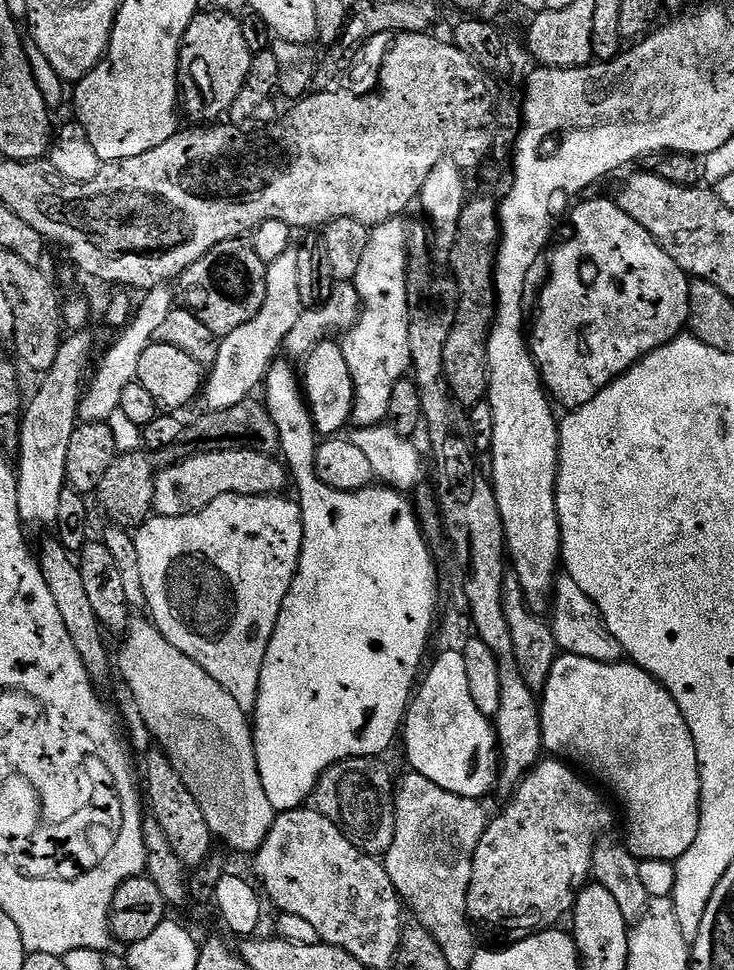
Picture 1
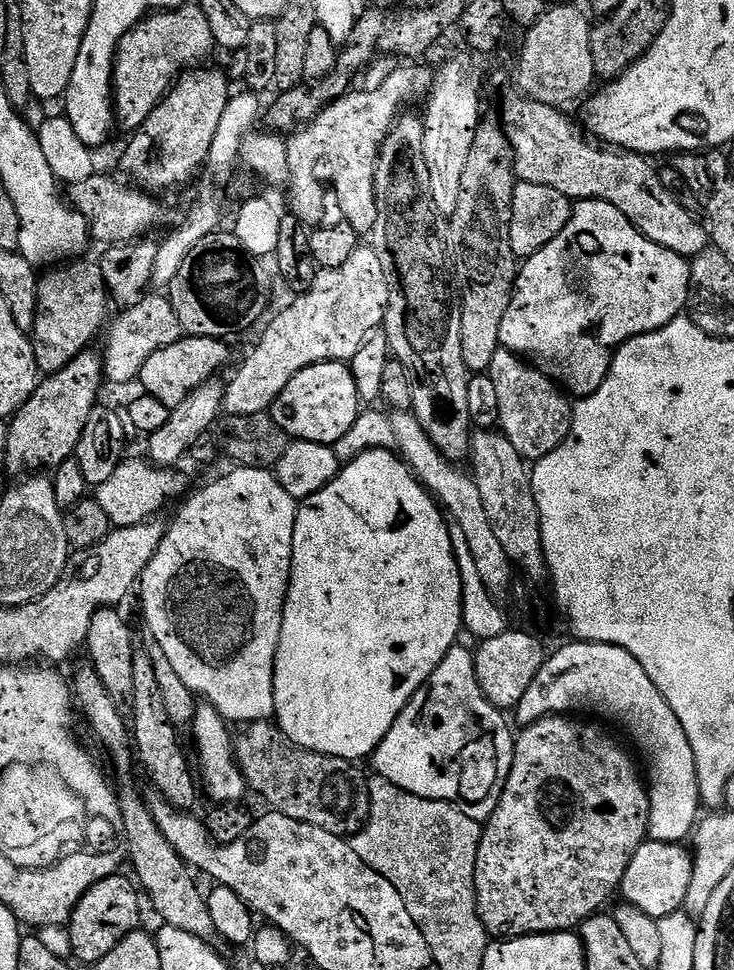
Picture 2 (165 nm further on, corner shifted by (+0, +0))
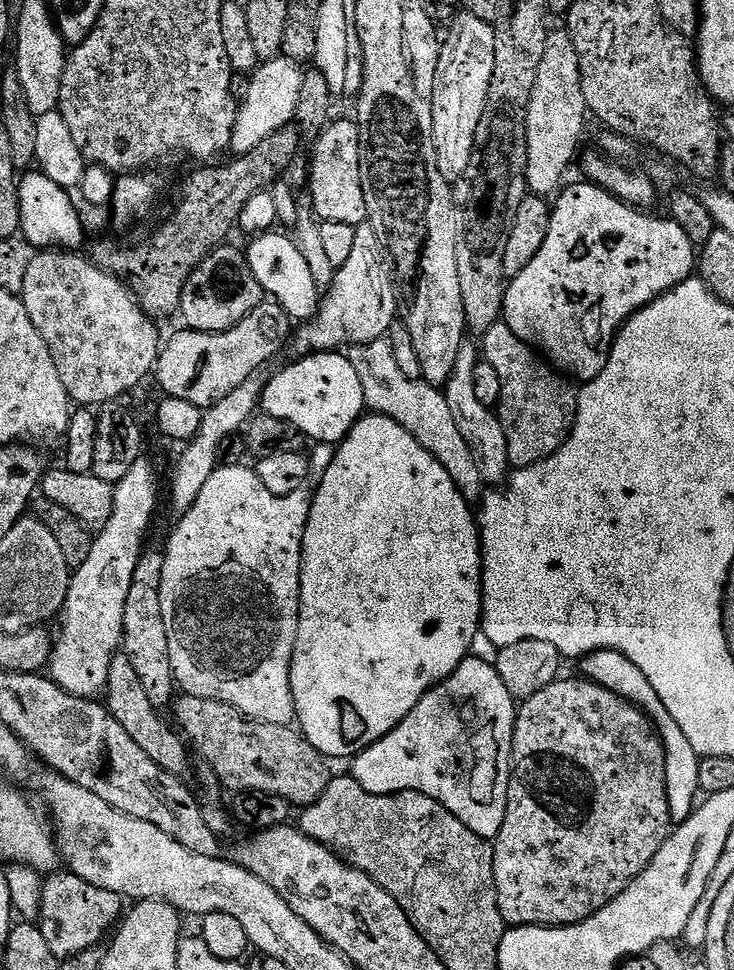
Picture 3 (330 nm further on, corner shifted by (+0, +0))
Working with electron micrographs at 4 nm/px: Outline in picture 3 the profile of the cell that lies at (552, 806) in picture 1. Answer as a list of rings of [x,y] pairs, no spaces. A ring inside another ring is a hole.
[[[558,678],[550,686],[538,690],[529,700],[519,705],[516,713],[516,724],[513,730],[512,761],[509,770],[508,805],[506,818],[502,822],[502,830],[496,835],[492,844],[494,850],[494,886],[498,894],[498,910],[502,914],[505,925],[517,928],[570,928],[580,924],[586,918],[598,914],[662,850],[674,827],[670,818],[670,802],[666,794],[666,754],[664,743],[660,741],[660,733],[652,725],[651,720],[640,708],[635,708],[629,700],[623,700],[618,694],[606,690],[593,680],[577,678],[564,680]]]

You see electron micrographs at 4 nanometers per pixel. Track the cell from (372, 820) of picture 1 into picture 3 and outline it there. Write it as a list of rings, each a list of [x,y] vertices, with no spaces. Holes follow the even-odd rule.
[[[180,694],[171,705],[171,719],[189,749],[201,756],[203,763],[214,770],[221,785],[229,793],[261,792],[274,794],[289,806],[313,804],[326,790],[330,771],[325,757],[295,727],[287,724],[261,724],[249,720],[238,710],[217,700]]]

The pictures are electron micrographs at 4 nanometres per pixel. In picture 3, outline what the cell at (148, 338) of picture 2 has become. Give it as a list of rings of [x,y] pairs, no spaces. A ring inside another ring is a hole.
[[[40,250],[35,253],[26,270],[26,282],[18,293],[34,322],[34,330],[42,334],[42,342],[58,366],[58,378],[66,386],[69,401],[76,406],[103,406],[119,401],[132,392],[144,379],[153,375],[160,356],[162,335],[157,321],[140,308],[131,290],[118,277],[103,272],[87,255],[72,250]]]

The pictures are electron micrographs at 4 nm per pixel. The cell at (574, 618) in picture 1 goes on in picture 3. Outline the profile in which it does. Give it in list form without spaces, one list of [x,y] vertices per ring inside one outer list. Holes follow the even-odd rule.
[[[465,342],[460,348],[458,362],[454,362],[454,370],[442,391],[450,406],[450,414],[458,426],[458,434],[462,434],[466,446],[470,446],[470,454],[474,454],[474,466],[478,466],[478,474],[482,474],[485,485],[500,486],[510,475],[506,430],[502,430],[499,415],[493,409],[482,406],[482,402],[478,402],[478,397],[474,395],[474,370],[477,363],[477,345],[475,348],[472,342]]]

